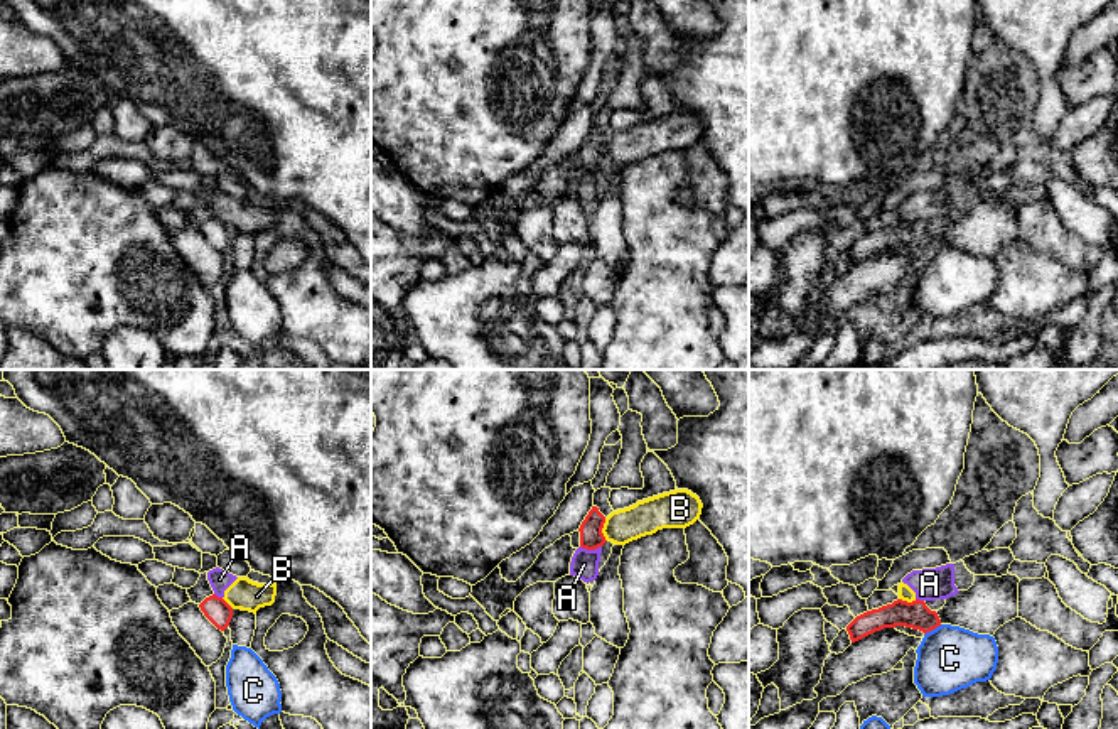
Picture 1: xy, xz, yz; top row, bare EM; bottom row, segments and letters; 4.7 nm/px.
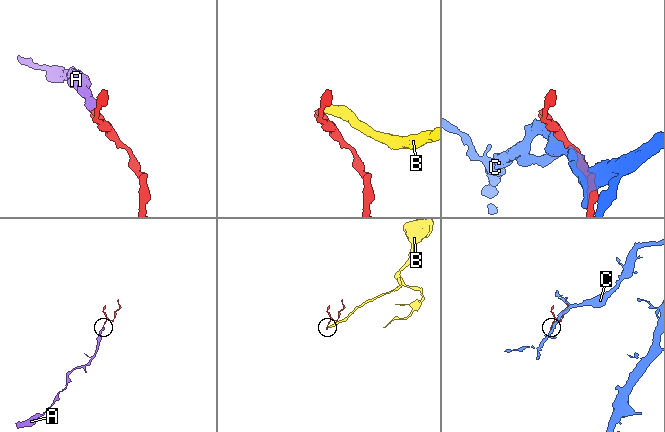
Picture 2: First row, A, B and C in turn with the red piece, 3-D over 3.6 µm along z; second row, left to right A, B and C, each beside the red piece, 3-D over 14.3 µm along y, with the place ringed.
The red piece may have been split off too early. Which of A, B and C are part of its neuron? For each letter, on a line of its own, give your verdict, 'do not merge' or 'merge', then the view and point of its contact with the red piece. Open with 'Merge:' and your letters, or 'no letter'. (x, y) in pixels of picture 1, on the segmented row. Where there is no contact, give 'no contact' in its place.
Merge: no letter
A: do not merge | xz (591, 549)
B: do not merge | xz (601, 530)
C: do not merge | yz (933, 628)

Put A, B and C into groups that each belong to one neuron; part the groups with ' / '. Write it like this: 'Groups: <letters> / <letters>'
Groups: A B / C

